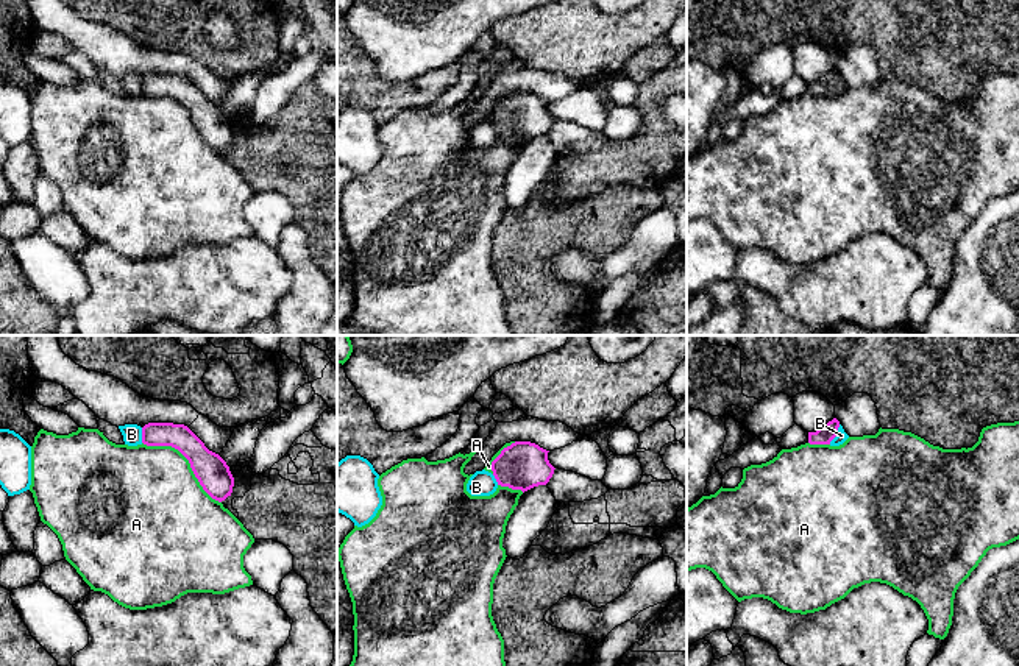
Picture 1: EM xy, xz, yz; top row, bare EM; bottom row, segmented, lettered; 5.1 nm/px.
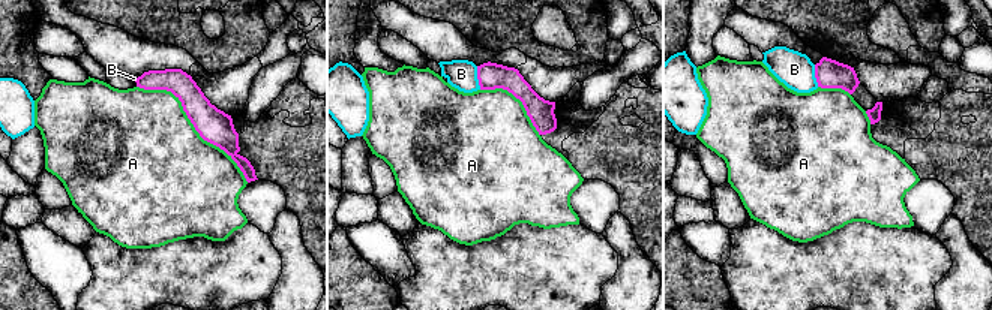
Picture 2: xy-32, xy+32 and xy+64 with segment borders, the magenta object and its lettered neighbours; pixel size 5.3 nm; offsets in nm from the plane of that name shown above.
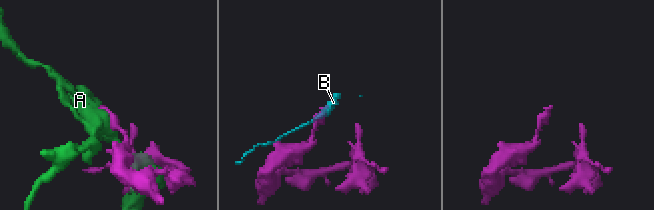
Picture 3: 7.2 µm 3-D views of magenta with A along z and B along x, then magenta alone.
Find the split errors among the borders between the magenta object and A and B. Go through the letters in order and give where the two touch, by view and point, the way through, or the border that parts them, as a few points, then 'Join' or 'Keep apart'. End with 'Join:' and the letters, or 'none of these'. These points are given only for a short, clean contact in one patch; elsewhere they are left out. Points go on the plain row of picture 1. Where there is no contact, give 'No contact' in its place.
A: Touches magenta at xy (188, 109). Keep apart
B: Touches magenta at yz (835, 85). Boundary: yz (840, 75), (829, 94). Keep apart
Join: none of these

